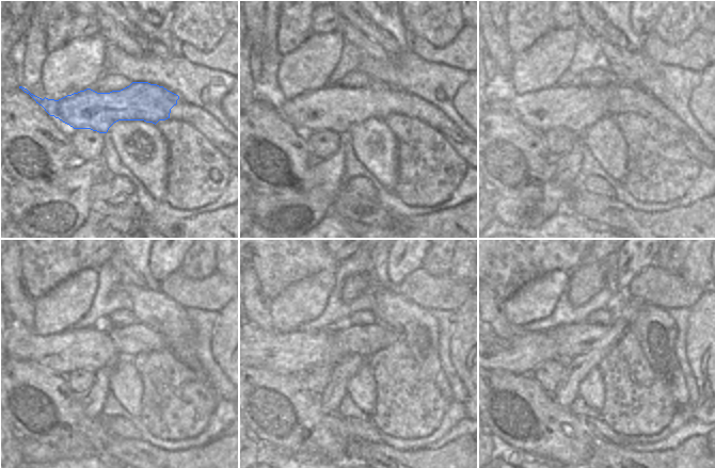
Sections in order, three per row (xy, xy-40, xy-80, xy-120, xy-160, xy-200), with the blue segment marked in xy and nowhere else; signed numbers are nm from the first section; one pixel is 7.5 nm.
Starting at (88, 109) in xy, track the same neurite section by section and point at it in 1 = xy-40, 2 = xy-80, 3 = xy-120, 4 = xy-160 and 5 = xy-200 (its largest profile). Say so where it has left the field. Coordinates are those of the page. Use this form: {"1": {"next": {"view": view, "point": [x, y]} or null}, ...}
{"1": {"next": {"view": "xy-40", "point": [334, 108]}}, "2": {"next": {"view": "xy-80", "point": [575, 108]}}, "3": {"next": {"view": "xy-120", "point": [91, 348]}}, "4": {"next": {"view": "xy-160", "point": [294, 352]}}, "5": {"next": {"view": "xy-200", "point": [521, 353]}}}

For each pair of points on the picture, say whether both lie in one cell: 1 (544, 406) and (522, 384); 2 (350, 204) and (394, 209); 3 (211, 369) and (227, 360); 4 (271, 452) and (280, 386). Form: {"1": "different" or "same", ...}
{"1": "same", "2": "different", "3": "different", "4": "different"}

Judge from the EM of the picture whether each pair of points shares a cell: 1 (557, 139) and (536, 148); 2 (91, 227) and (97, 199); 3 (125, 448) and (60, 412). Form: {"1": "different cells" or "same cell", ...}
{"1": "different cells", "2": "different cells", "3": "different cells"}

